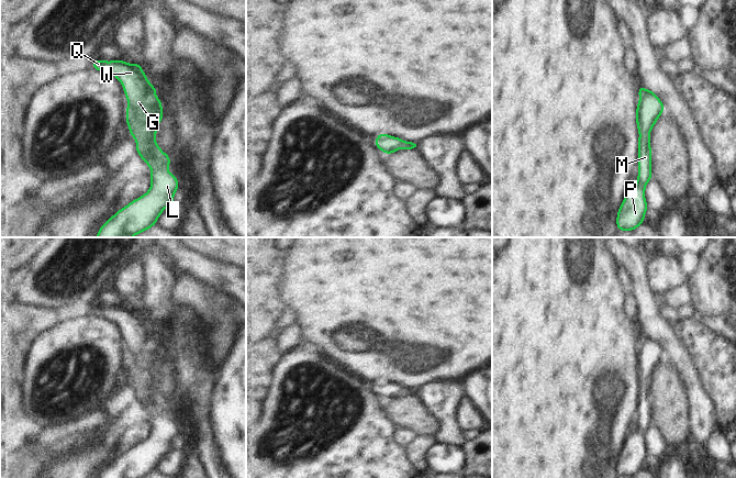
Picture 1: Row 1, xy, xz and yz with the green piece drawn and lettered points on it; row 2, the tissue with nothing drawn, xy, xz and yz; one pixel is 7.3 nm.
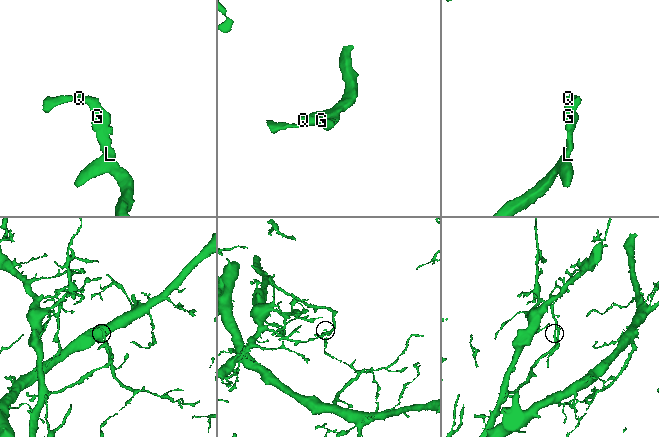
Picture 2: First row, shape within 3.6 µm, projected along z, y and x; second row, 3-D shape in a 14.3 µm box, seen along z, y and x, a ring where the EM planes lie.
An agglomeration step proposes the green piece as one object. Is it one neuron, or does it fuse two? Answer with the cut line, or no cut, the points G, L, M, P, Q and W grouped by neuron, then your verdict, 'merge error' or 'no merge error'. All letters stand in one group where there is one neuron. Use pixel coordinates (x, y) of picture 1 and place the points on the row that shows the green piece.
no cut | G L M P Q W | no merge error

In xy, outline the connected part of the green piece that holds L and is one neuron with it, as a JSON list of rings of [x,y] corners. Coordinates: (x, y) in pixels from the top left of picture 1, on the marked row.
[[[94,59],[92,68],[110,73],[121,81],[127,98],[126,125],[131,136],[136,140],[137,154],[152,169],[149,190],[111,216],[100,227],[96,237],[132,237],[157,223],[160,213],[175,202],[174,193],[180,187],[176,176],[168,171],[171,159],[156,145],[155,133],[159,129],[158,123],[164,119],[161,100],[155,96],[157,88],[150,85],[140,64],[127,64],[122,59],[112,62]]]

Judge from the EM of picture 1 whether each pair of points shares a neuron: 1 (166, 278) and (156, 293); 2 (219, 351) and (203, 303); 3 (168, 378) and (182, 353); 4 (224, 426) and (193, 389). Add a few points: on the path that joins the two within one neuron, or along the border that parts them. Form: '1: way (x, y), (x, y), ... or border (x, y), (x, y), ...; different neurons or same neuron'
1: way (163, 281), (158, 290); same neuron
2: way (219, 338), (219, 326), (212, 315); same neuron
3: border (165, 341), (167, 352), (176, 366), (181, 390); different neurons
4: border (216, 386), (212, 399), (214, 436); different neurons

